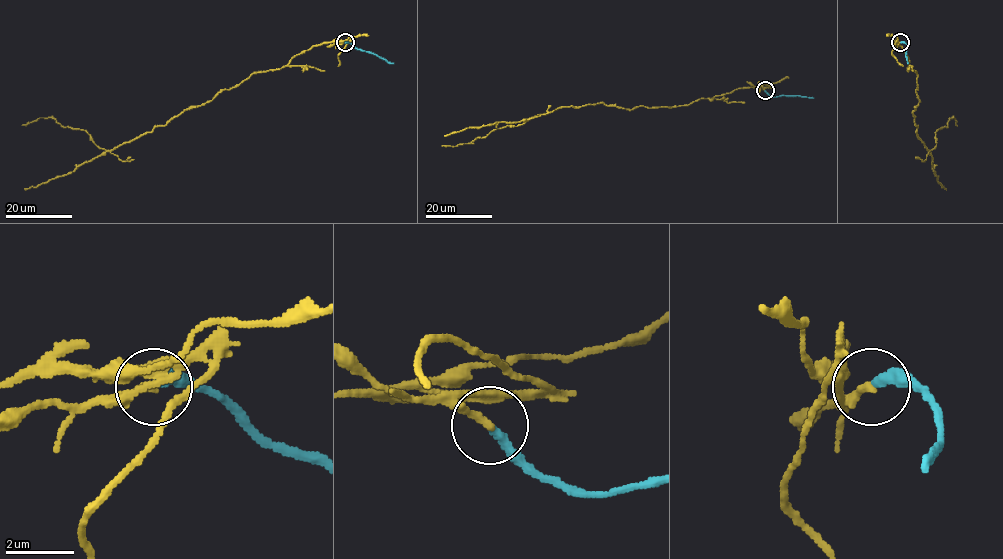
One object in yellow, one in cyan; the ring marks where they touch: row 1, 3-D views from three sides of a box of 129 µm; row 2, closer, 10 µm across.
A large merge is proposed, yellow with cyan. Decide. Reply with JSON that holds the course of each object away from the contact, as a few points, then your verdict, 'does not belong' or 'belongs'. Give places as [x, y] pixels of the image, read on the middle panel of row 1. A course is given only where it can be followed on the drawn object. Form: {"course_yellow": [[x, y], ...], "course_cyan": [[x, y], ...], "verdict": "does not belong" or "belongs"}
{"course_yellow": [[764, 90], [742, 88], [689, 104], [654, 108], [603, 103], [560, 107], [471, 142], [442, 146]], "course_cyan": [[764, 90], [774, 97], [813, 98]], "verdict": "does not belong"}

